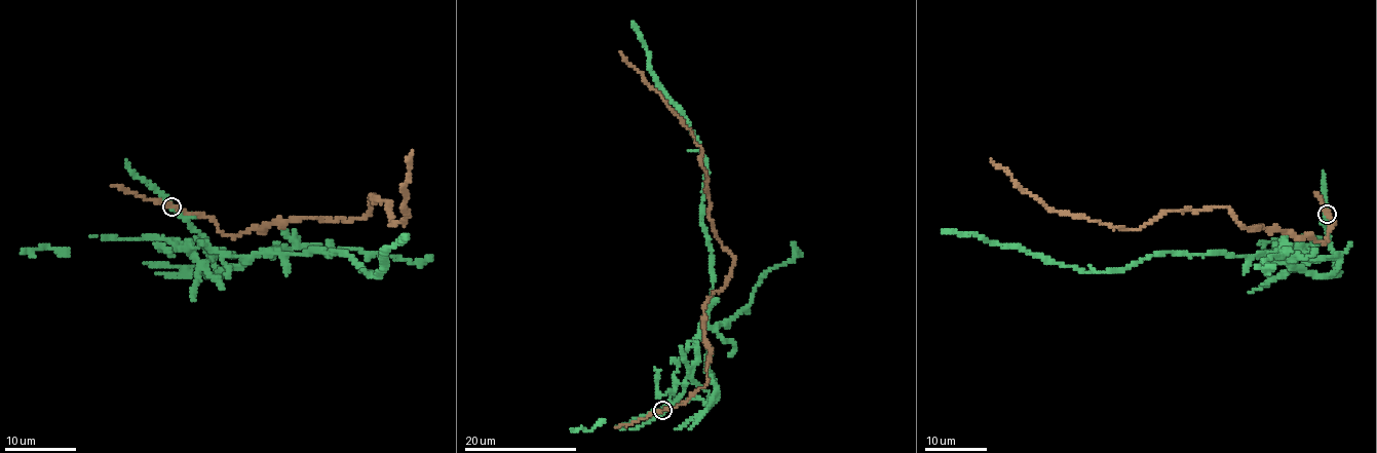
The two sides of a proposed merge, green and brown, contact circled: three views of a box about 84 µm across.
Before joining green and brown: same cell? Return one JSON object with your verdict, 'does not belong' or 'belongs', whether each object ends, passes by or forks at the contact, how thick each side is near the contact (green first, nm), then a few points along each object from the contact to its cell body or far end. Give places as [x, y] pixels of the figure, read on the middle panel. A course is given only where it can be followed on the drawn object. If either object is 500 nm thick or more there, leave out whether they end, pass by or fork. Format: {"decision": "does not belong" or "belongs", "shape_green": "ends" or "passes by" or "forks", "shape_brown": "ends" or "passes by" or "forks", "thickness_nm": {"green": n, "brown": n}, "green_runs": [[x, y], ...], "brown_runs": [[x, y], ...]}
{"decision": "does not belong", "shape_green": "passes by", "shape_brown": "passes by", "thickness_nm": {"green": 360, "brown": 170}, "green_runs": [[662, 409], [709, 403], [718, 390], [701, 330], [712, 291], [705, 159], [649, 69], [632, 21]], "brown_runs": [[663, 409], [706, 382], [704, 303], [726, 282], [733, 258], [713, 228], [701, 147], [620, 52]]}

